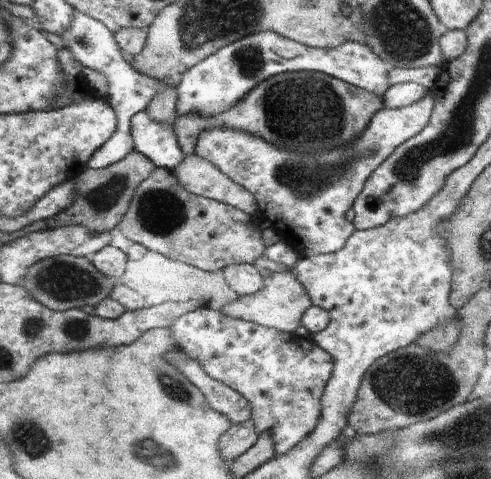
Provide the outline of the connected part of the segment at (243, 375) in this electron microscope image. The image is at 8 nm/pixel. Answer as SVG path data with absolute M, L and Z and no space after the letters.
M209 306L180 316L169 328L180 351L196 360L208 376L233 388L246 398L256 434L268 431L274 442L275 456L290 452L316 428L322 412L321 396L333 373L334 363L331 355L316 346L309 337L299 337L263 327L252 321L234 320L222 314L220 309L214 310Z

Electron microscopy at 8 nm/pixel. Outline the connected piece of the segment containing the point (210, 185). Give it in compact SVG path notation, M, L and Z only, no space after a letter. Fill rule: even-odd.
M198 154L184 156L184 160L172 170L176 180L195 195L202 195L236 207L252 217L258 211L256 199L240 184L222 174L212 162Z

